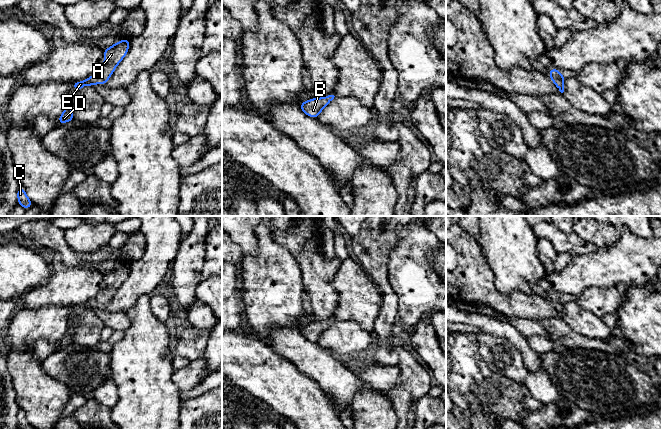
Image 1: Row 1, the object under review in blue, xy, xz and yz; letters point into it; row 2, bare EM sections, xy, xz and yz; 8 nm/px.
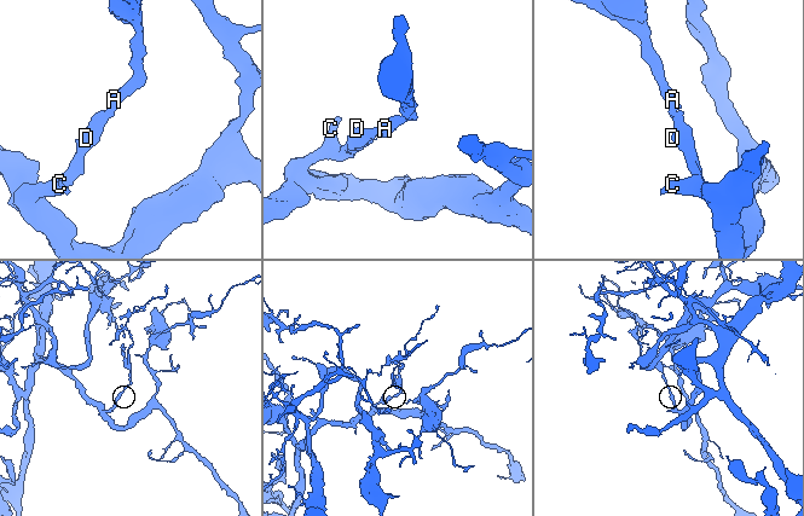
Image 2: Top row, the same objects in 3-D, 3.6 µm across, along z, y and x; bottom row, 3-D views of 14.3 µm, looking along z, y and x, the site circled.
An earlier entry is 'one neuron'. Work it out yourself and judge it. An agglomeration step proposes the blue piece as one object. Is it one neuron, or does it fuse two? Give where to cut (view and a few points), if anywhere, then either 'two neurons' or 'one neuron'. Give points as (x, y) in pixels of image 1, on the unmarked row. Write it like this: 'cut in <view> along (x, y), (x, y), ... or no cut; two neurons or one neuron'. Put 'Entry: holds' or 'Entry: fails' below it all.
no cut; one neuron
Entry: holds

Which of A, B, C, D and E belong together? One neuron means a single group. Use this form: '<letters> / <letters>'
A B C D E

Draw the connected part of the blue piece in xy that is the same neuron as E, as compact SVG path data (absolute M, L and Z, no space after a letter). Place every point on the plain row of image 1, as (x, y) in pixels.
M125 262L120 266L115 267L110 272L103 275L105 287L98 292L96 298L90 300L84 305L74 306L72 311L79 315L85 309L94 310L96 307L106 309L108 303L114 296L116 290L125 281L129 274L129 262Z

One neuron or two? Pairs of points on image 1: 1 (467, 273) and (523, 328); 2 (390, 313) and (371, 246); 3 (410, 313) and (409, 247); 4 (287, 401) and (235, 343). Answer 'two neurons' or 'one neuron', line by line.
1: two neurons
2: one neuron
3: one neuron
4: one neuron

